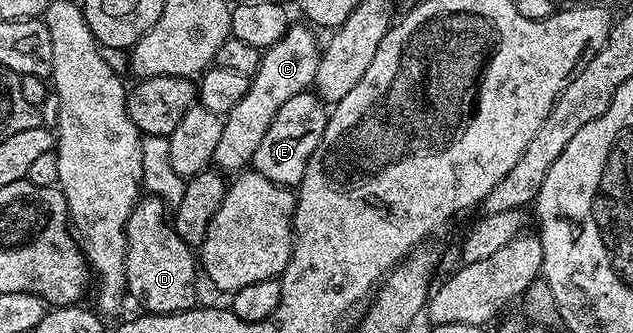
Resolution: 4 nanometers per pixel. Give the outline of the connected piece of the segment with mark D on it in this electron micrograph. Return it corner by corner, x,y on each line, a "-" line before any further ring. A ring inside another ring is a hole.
149,195
139,196
138,202
134,205
132,215
128,215
128,223
126,224
126,292
132,298
139,297
142,300
142,309
148,313
179,313
185,309
195,308
198,297
198,277
200,281
200,269
196,264
196,253
191,246
184,243
184,239
180,239
180,235
176,235
171,218
168,216
168,206
165,201
161,201
158,197

